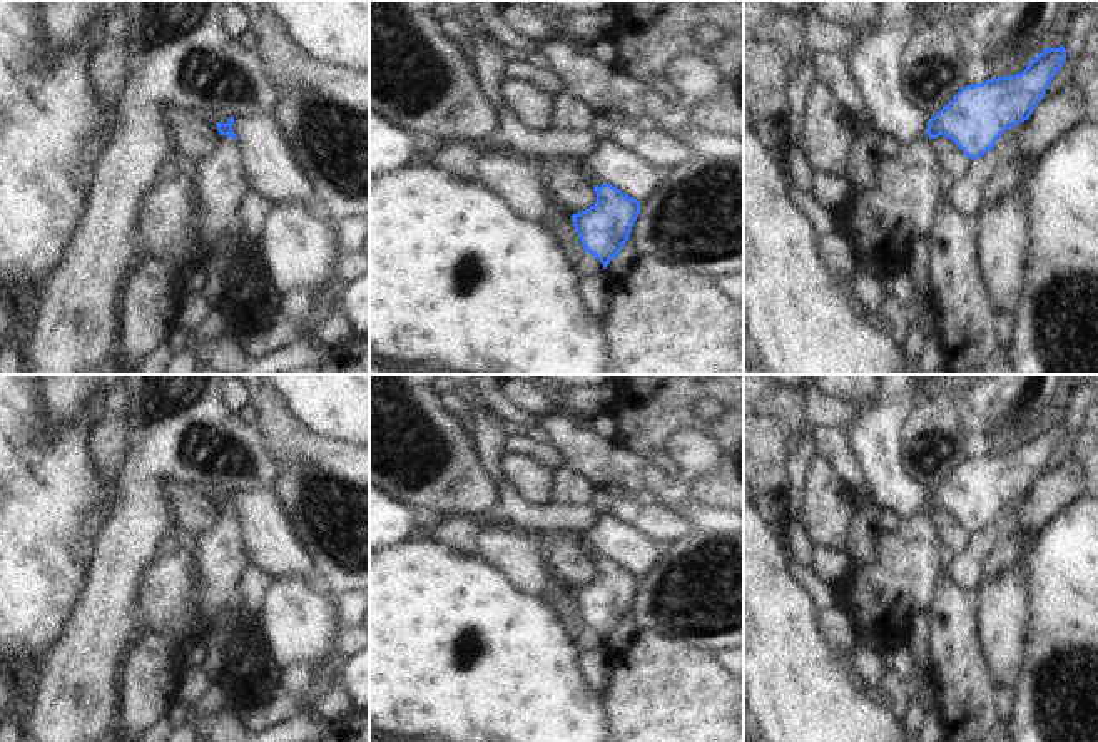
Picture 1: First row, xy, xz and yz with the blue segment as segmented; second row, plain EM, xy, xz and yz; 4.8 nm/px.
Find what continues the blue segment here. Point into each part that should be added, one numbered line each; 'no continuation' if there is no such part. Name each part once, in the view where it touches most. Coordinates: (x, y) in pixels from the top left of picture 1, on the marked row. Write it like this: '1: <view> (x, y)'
1: xy (223, 182)

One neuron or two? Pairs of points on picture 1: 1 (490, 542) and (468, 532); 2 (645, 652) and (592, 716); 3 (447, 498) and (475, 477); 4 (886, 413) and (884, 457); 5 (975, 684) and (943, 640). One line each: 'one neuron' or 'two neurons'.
1: two neurons
2: two neurons
3: one neuron
4: one neuron
5: one neuron

